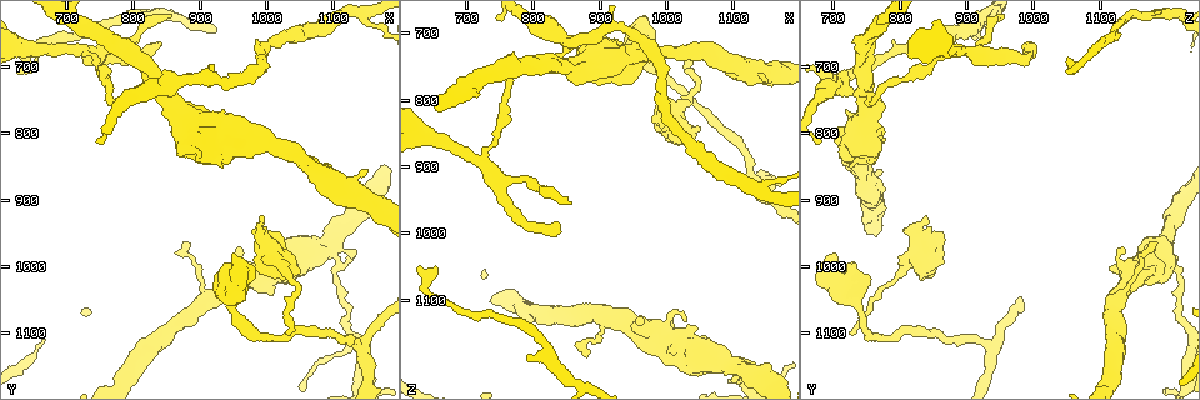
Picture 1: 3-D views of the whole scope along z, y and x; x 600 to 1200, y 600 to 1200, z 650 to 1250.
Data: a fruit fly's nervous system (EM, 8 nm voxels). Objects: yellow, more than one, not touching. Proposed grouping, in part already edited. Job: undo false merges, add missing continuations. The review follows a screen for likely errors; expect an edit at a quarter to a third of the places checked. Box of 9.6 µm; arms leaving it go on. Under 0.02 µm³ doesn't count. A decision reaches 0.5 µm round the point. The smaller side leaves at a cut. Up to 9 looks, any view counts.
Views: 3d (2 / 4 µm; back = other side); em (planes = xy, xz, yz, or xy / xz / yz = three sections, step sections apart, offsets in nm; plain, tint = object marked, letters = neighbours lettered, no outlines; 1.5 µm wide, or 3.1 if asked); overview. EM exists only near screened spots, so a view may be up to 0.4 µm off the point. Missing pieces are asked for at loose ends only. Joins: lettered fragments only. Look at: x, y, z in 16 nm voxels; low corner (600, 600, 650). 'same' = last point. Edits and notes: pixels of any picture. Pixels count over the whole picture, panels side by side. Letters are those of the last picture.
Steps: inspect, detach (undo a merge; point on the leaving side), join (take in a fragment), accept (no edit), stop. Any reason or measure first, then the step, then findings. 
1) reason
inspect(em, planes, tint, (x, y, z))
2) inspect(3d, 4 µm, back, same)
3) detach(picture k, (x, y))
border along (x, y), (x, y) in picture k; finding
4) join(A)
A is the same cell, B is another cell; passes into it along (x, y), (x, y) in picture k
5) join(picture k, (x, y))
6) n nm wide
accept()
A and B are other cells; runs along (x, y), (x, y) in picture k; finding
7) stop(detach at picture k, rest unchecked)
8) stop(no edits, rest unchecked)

inspect(em, planes, letters, (840, 735, 750))

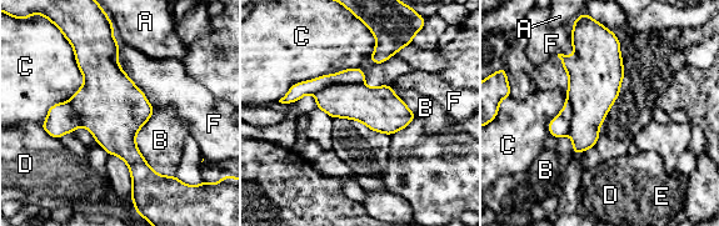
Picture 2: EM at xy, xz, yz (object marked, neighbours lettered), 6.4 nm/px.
300 nm wide; C touches over 550 nm
detach(picture 2, (355, 75))
A, B, C, D, E and F are other cells; a second neuron is stuck on

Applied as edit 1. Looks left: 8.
see it whole again
inspect(overview)

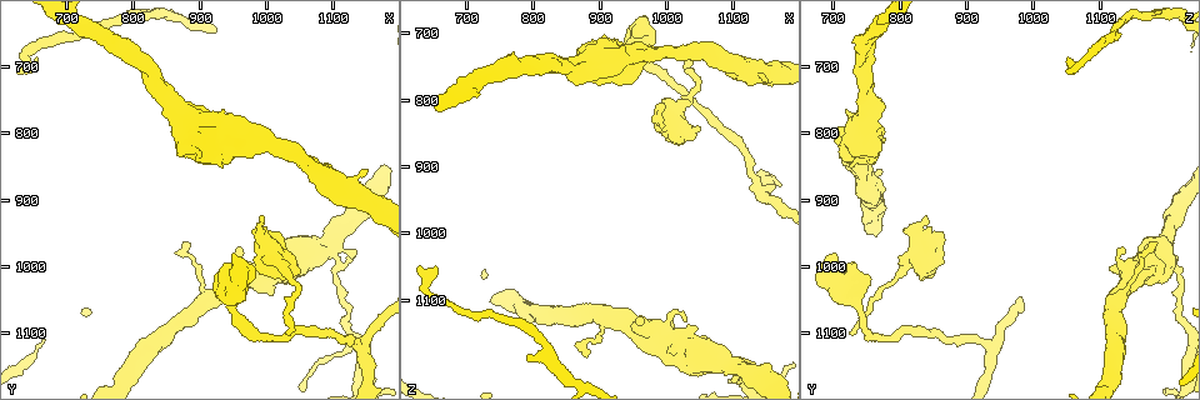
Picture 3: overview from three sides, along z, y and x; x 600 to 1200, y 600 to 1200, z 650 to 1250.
inspect(em, 3.1 µm, planes, letters, (1030, 1100, 725))

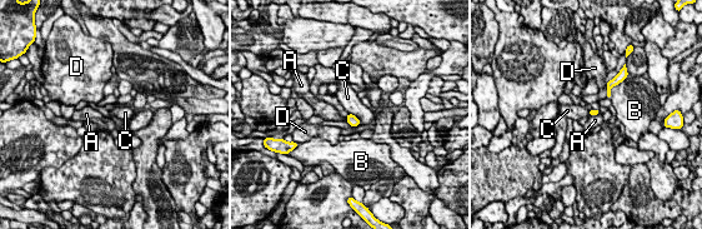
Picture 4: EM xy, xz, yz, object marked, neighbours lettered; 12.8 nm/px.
accept()
A, B, C and D are other cells; no lettered fragment goes on from it

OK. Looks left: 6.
free end
inspect(3d, 4 µm, (655, 690, 1050))

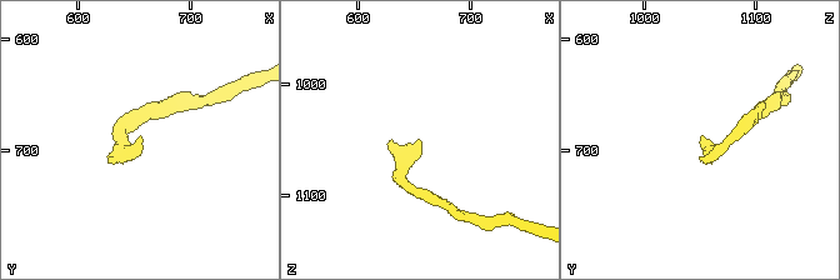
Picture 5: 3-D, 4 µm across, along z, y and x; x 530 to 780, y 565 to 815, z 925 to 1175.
inspect(em, planes, plain, (656, 688, 1050))

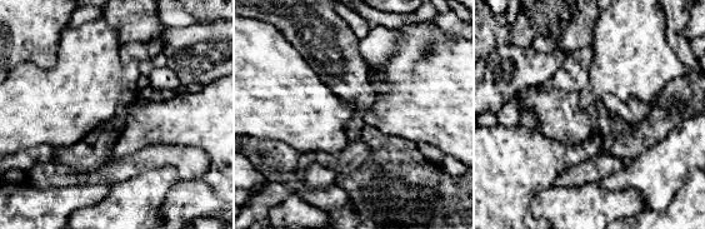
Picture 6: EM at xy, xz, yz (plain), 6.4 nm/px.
inspect(em, planes, letters, same)

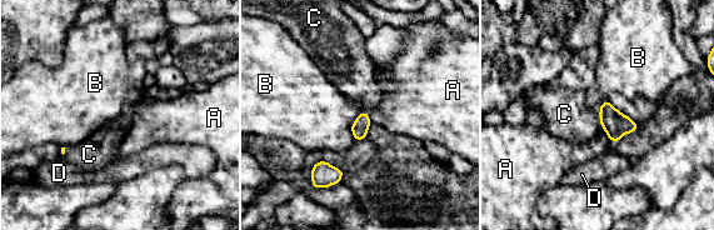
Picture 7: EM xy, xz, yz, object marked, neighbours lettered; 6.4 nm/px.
join(C)
C is the same cell, A, B and D are other cells; passes into it along (615, 124), (600, 119), (564, 114) in picture 7; the neuron continues

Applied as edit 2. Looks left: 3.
stop(detach at picture 2, join at picture 7, rest unchecked)

